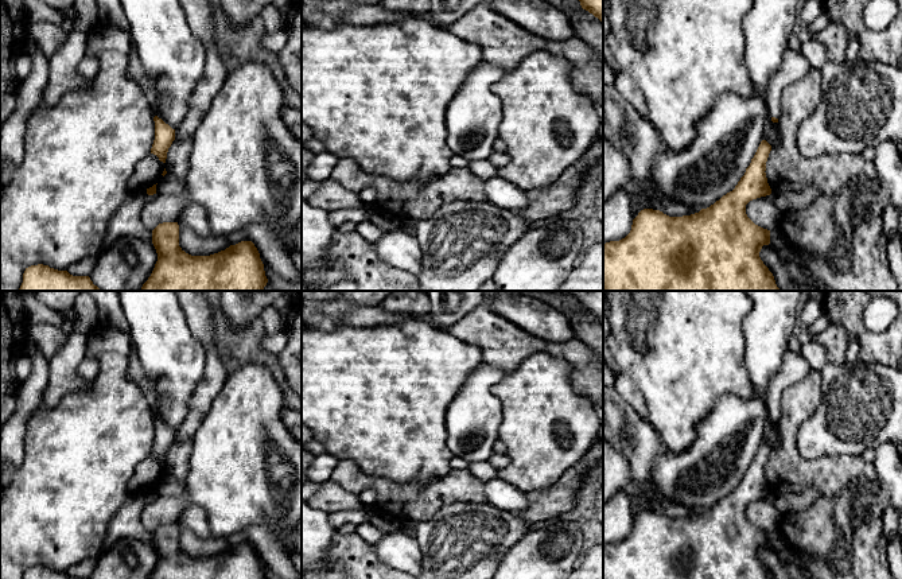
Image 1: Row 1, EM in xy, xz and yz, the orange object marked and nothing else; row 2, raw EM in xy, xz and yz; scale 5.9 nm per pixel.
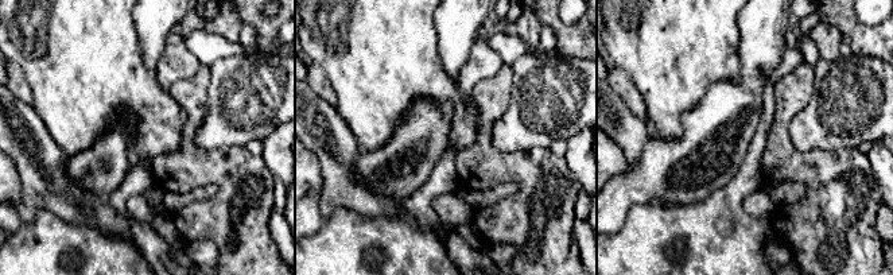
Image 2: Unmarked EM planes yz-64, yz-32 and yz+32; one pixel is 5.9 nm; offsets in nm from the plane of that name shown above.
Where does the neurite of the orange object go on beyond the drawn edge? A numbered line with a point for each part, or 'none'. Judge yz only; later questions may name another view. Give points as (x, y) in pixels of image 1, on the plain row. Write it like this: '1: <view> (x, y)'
1: yz (794, 368)

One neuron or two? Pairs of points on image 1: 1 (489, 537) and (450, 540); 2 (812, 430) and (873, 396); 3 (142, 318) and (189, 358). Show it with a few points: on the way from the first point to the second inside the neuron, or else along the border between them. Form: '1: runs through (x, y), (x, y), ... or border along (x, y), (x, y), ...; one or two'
1: runs through (479, 537), (459, 540); one
2: runs through (827, 430), (839, 427), (858, 410); one
3: runs through (154, 330), (177, 353); one

